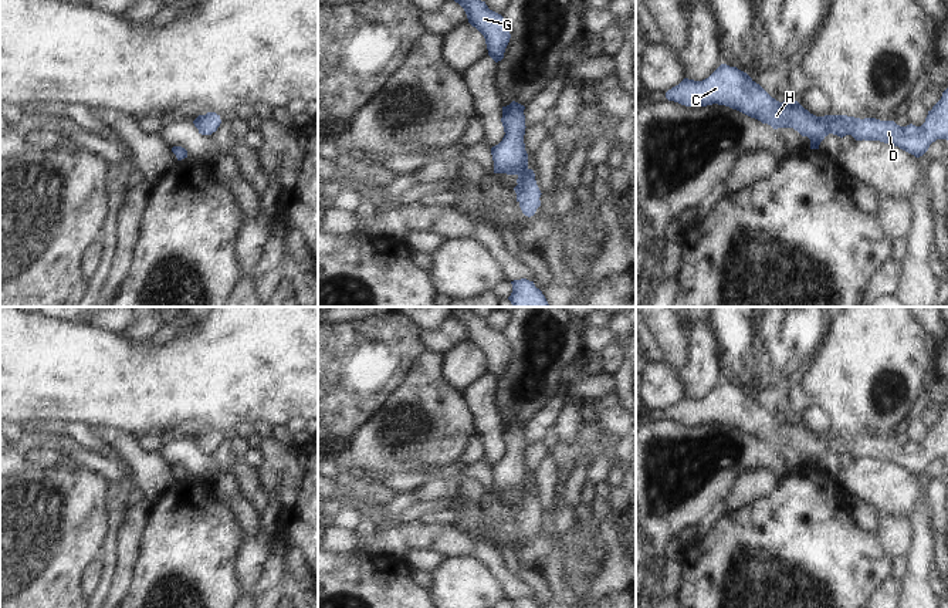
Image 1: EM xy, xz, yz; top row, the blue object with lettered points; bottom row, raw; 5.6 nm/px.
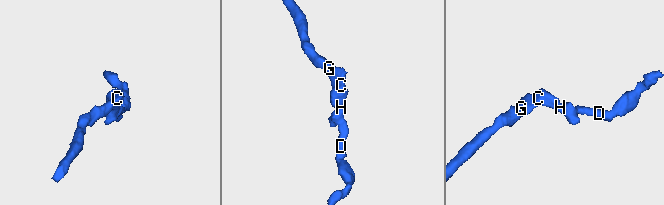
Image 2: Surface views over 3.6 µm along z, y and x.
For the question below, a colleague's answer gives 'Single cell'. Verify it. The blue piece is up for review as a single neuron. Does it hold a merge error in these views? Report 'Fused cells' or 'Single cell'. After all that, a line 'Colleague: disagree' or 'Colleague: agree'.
Single cell.
Colleague: agree

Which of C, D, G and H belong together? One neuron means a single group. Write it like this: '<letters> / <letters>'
C D G H

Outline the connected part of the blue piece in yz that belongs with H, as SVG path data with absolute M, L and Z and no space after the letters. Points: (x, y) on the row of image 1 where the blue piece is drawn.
M721 64L702 81L684 78L666 92L666 98L685 107L725 105L773 129L793 128L810 139L810 149L819 149L829 134L840 138L851 135L856 141L893 143L920 158L937 139L948 141L948 88L928 111L921 126L913 124L900 126L894 121L847 115L816 116L790 98L783 102L776 101L746 72L727 64Z

